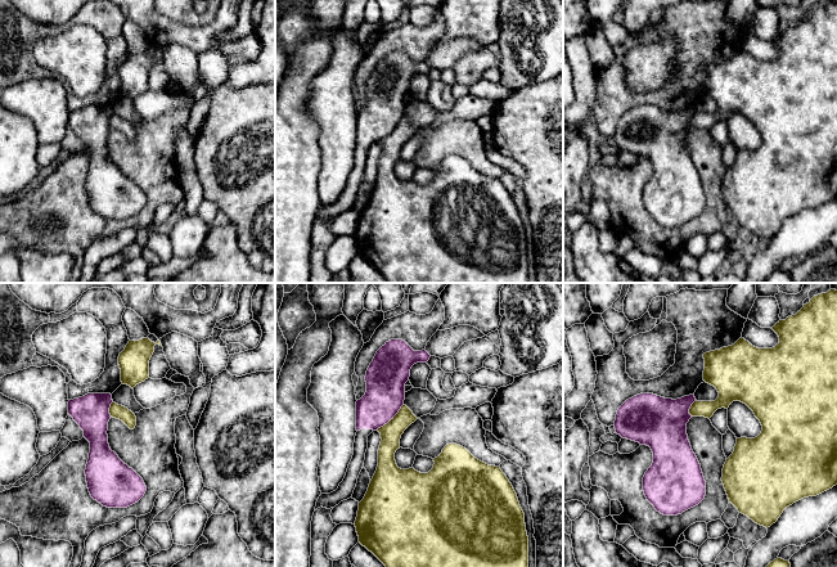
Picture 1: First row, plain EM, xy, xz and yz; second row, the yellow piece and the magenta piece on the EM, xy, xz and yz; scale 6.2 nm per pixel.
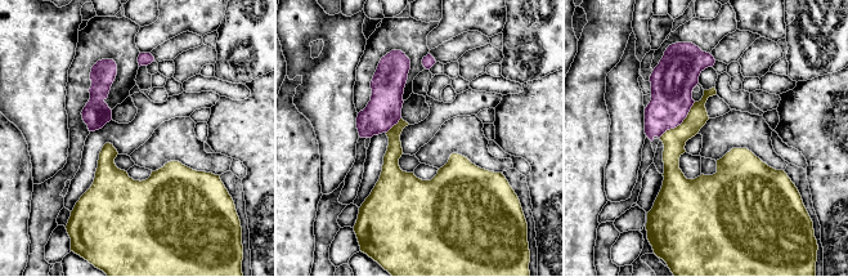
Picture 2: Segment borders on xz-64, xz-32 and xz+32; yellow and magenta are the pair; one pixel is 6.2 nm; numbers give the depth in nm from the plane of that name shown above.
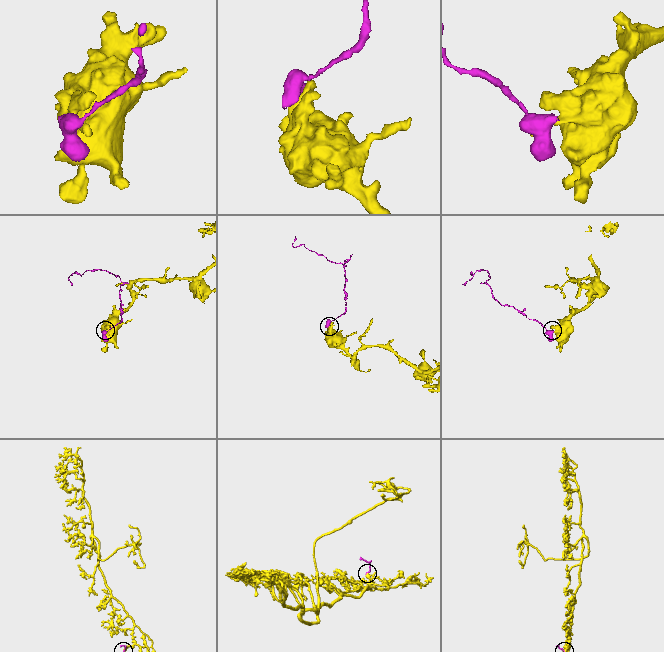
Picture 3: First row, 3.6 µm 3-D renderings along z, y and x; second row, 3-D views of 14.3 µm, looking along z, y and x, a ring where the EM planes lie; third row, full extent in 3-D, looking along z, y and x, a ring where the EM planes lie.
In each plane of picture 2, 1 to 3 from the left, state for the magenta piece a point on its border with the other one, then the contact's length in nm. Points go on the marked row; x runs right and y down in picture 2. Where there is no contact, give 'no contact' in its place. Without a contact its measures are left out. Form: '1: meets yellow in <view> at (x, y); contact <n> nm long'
1: no contact
2: meets yellow in xz-32 at (394, 125); contact 140 nm long
3: meets yellow in xz+32 at (681, 124); contact 320 nm long

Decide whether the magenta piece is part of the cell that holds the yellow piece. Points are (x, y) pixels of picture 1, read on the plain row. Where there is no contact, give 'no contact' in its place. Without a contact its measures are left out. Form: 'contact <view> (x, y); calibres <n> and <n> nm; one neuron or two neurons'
contact xz (391, 131); calibres 130 and 240 nm; two neurons

